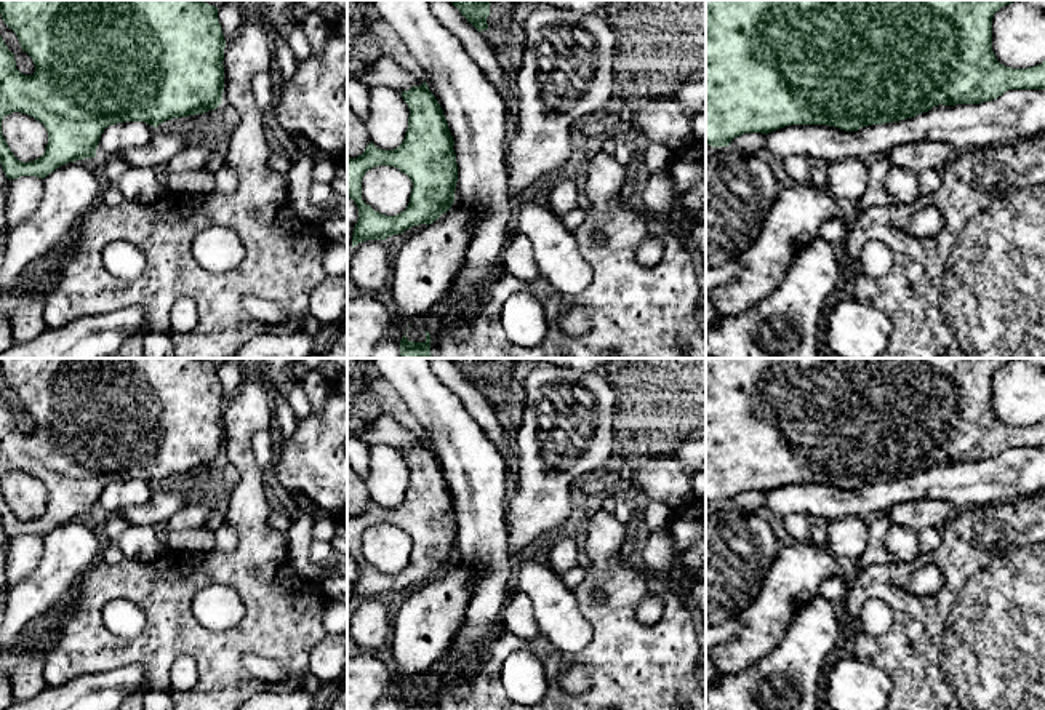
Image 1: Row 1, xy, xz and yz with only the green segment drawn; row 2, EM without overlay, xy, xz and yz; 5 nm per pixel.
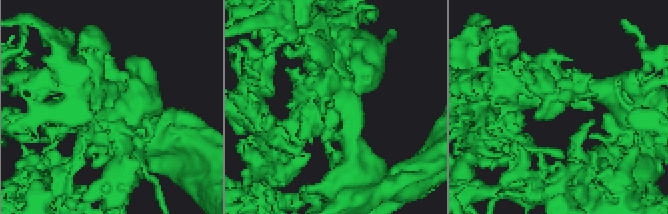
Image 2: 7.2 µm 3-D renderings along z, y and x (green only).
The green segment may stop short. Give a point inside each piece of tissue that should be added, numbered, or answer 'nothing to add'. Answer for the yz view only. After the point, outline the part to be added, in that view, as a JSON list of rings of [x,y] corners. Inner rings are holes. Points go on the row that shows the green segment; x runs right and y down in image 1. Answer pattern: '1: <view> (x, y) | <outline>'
nothing to add

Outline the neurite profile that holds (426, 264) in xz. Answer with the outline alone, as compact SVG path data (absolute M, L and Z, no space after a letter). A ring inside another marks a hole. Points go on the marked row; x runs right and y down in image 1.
M453 201L446 213L400 246L389 283L395 326L378 342L370 358L400 358L400 341L408 326L437 302L446 301L470 241L472 221L472 213Z

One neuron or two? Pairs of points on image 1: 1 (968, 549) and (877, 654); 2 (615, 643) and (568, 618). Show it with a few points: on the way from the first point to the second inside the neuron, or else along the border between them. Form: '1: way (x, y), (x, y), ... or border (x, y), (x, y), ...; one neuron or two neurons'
1: way (956, 578), (948, 595), (906, 637); one neuron
2: border (575, 598), (592, 638), (567, 654); two neurons

